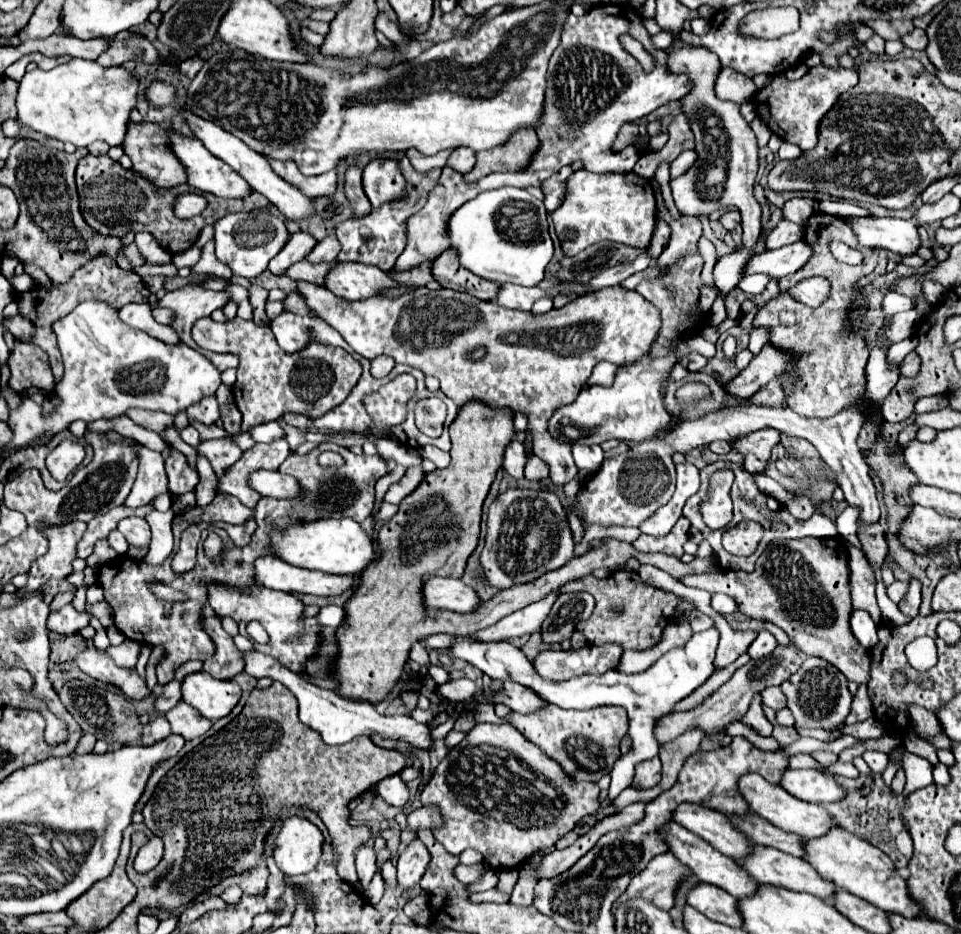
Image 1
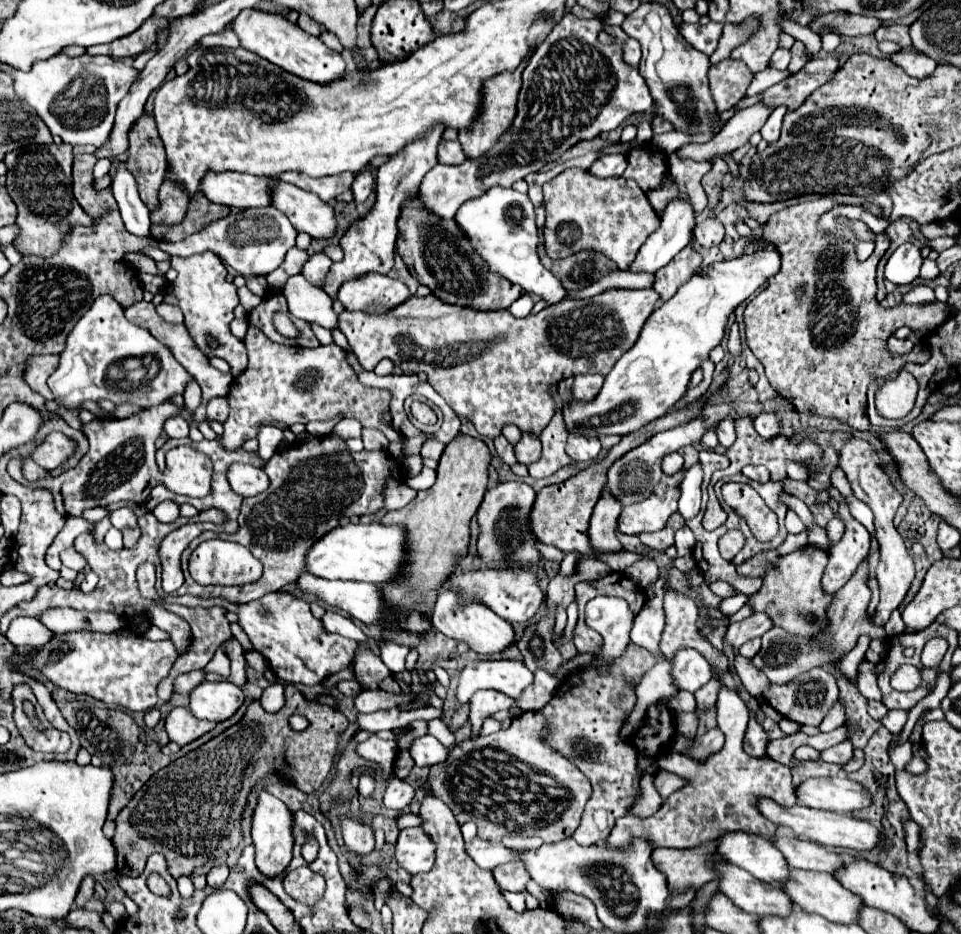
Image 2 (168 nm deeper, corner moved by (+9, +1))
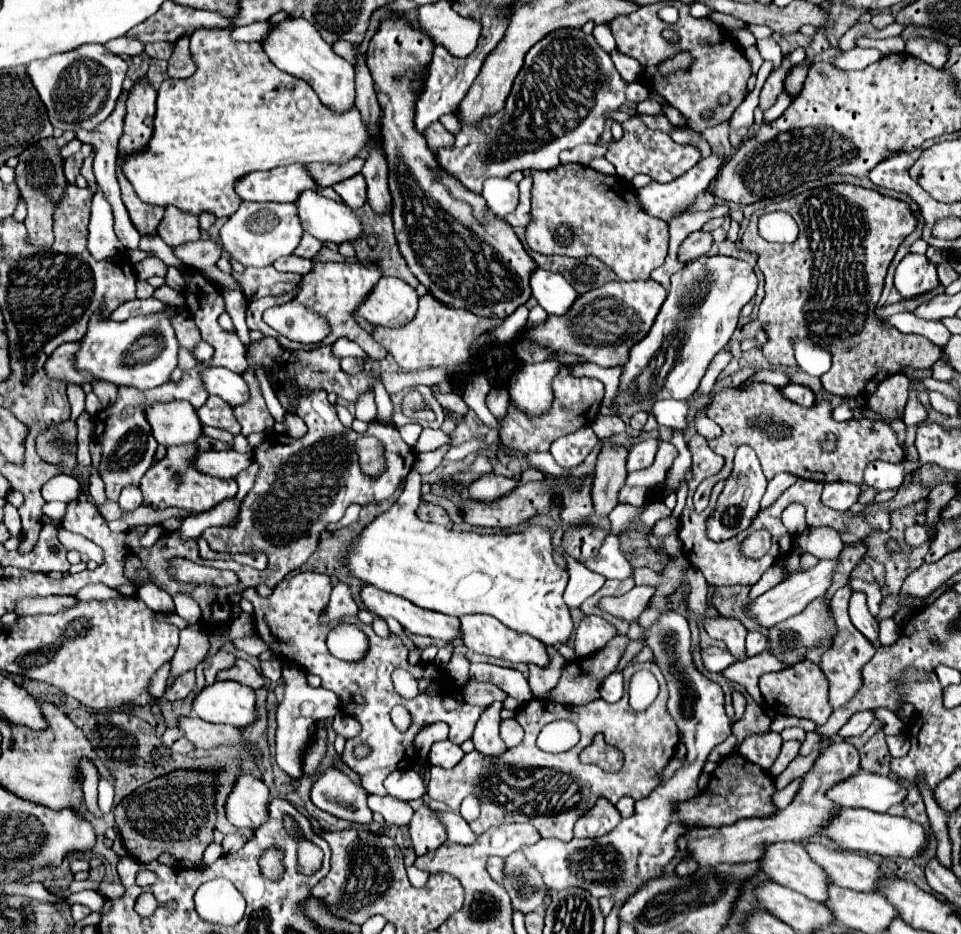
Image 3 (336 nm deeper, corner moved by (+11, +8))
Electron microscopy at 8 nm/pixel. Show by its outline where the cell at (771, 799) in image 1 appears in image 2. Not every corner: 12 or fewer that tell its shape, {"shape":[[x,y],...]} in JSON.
{"shape":[[757,799],[763,817],[799,839],[863,851],[881,843],[847,813],[781,807]]}

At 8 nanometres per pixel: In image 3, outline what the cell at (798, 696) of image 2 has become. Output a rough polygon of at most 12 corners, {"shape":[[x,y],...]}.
{"shape":[[803,660],[763,674],[759,688],[775,714],[819,726],[833,712],[827,678]]}

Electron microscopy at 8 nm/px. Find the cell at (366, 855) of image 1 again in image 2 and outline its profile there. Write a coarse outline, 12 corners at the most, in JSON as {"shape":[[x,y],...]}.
{"shape":[[341,819],[347,851],[359,861],[375,849],[373,831],[357,819]]}

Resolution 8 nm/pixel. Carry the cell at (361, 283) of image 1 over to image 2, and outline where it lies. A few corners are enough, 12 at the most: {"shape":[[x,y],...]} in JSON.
{"shape":[[381,273],[345,281],[337,299],[345,309],[381,313],[411,293]]}

